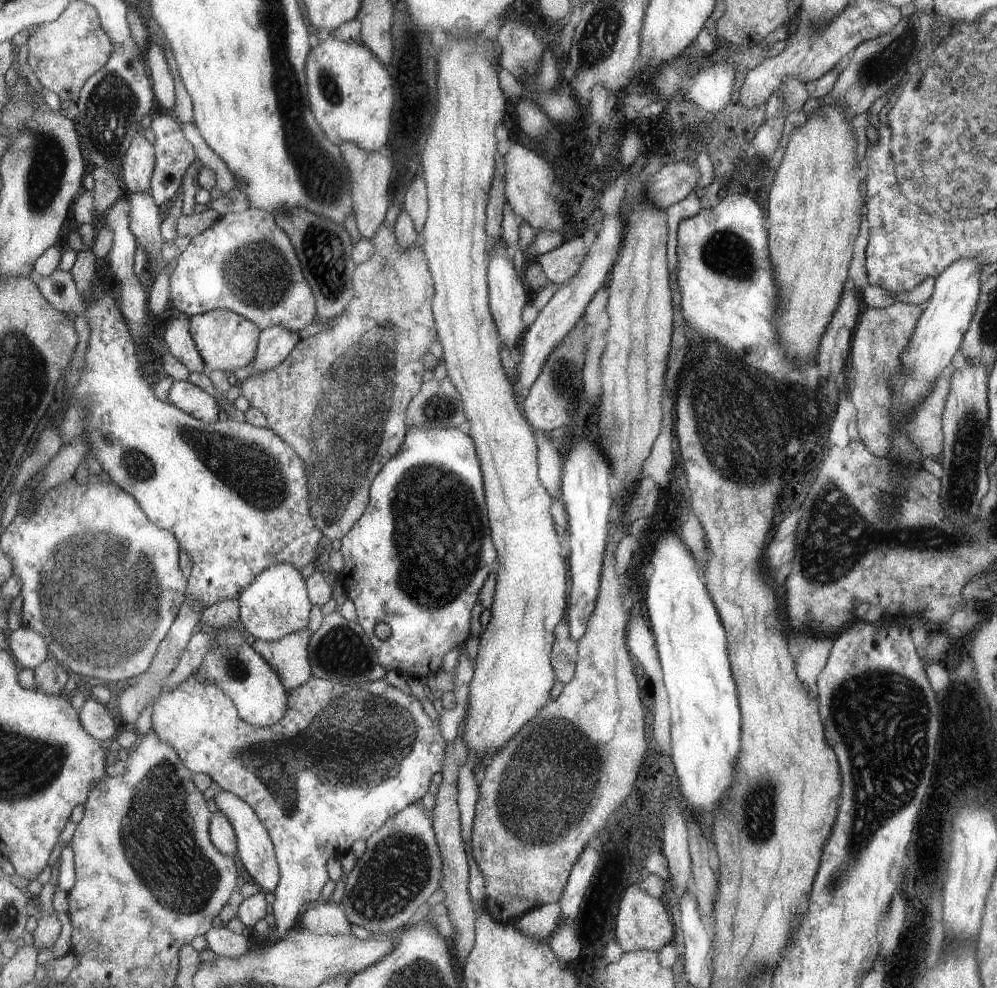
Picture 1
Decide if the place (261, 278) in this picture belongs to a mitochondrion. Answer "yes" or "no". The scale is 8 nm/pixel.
yes

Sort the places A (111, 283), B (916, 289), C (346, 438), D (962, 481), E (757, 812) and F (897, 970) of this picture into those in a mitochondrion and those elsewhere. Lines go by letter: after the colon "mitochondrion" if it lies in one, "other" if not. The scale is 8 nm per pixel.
A: other
B: other
C: mitochondrion
D: mitochondrion
E: mitochondrion
F: other

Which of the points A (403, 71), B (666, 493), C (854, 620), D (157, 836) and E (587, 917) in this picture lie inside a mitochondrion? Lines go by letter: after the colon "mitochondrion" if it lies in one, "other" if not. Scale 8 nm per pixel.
A: other
B: other
C: other
D: mitochondrion
E: other

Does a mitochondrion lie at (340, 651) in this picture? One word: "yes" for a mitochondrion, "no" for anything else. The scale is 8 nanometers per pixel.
yes

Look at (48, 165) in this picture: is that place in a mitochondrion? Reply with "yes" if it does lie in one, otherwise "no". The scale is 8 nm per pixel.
yes

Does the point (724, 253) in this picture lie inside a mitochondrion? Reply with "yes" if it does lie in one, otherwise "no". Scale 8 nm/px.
yes

